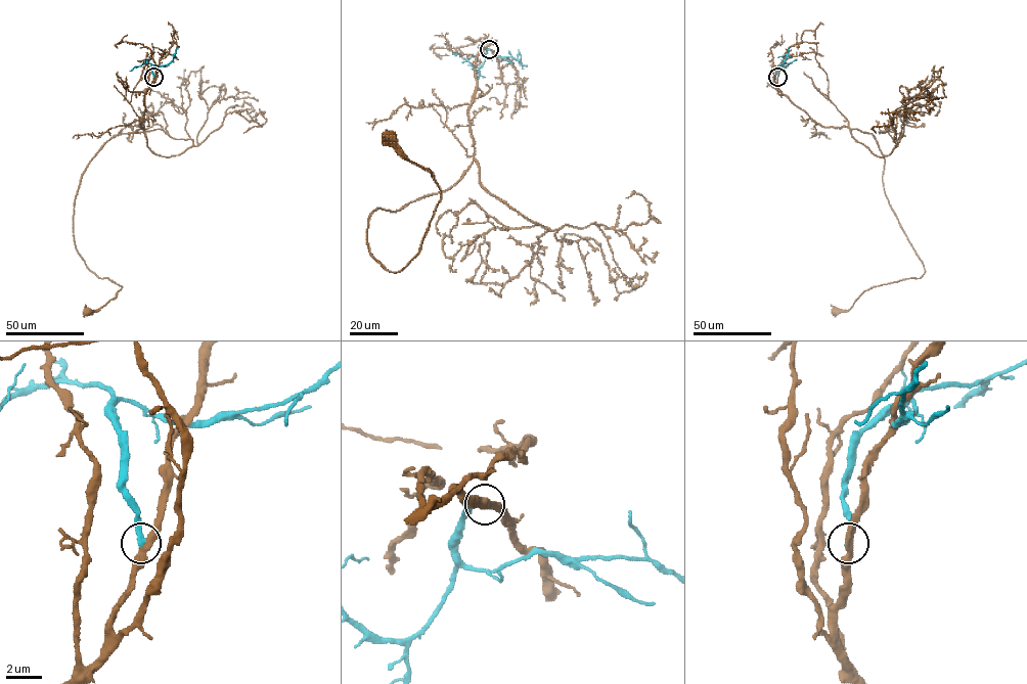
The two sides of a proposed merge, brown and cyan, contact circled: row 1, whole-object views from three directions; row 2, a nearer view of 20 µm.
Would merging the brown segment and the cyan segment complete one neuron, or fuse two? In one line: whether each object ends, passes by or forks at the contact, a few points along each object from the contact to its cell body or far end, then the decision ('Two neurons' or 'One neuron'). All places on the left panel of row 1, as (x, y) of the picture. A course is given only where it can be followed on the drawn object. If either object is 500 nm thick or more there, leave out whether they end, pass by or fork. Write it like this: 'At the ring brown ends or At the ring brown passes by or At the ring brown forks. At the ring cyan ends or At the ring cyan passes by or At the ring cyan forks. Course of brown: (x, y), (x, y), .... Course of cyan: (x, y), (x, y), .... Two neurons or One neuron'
At the ring brown passes by. At the ring cyan ends. Course of brown: (153, 77), (144, 93), (142, 129), (105, 143), (75, 197), (79, 255), (99, 278), (122, 286), (87, 313). Course of cyan: (153, 77), (151, 64), (168, 63), (174, 53), (173, 57). Two neurons

